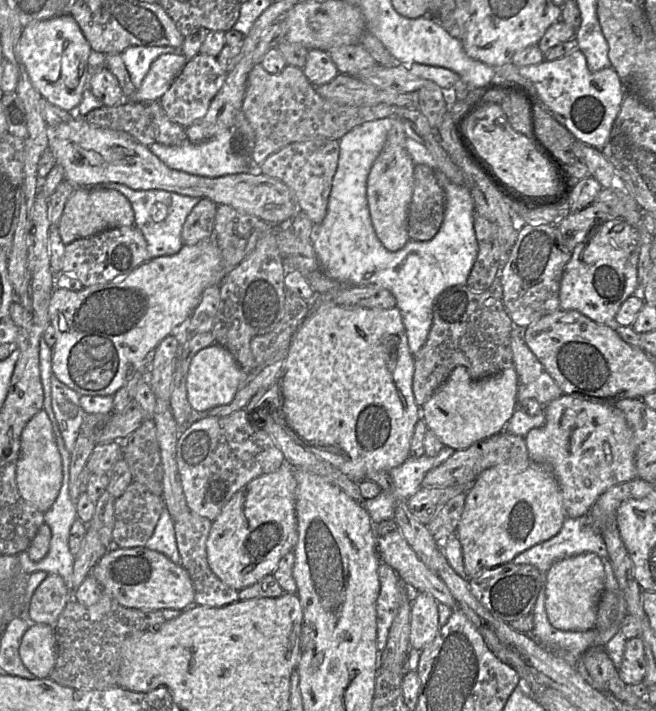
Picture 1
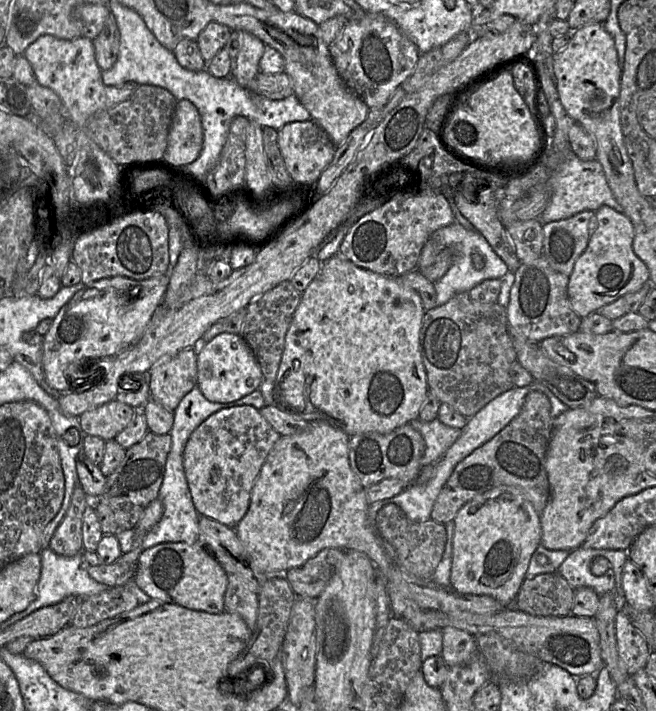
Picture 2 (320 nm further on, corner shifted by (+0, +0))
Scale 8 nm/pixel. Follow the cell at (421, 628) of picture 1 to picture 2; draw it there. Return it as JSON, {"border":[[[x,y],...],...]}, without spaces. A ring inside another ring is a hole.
{"border":[[[497,486],[464,504],[453,522],[449,586],[461,594],[491,596],[504,608],[514,605],[530,558],[541,543],[540,515],[531,502],[515,487]]]}

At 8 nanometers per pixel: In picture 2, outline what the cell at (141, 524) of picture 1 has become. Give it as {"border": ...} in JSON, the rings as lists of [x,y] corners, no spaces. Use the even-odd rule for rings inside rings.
{"border":[[[136,527],[135,531],[136,535],[132,549],[127,553],[122,553],[112,564],[101,563],[95,551],[82,551],[82,568],[95,581],[108,587],[125,585],[130,579],[133,579],[139,555],[144,550],[142,542],[147,532],[142,532]]]}

